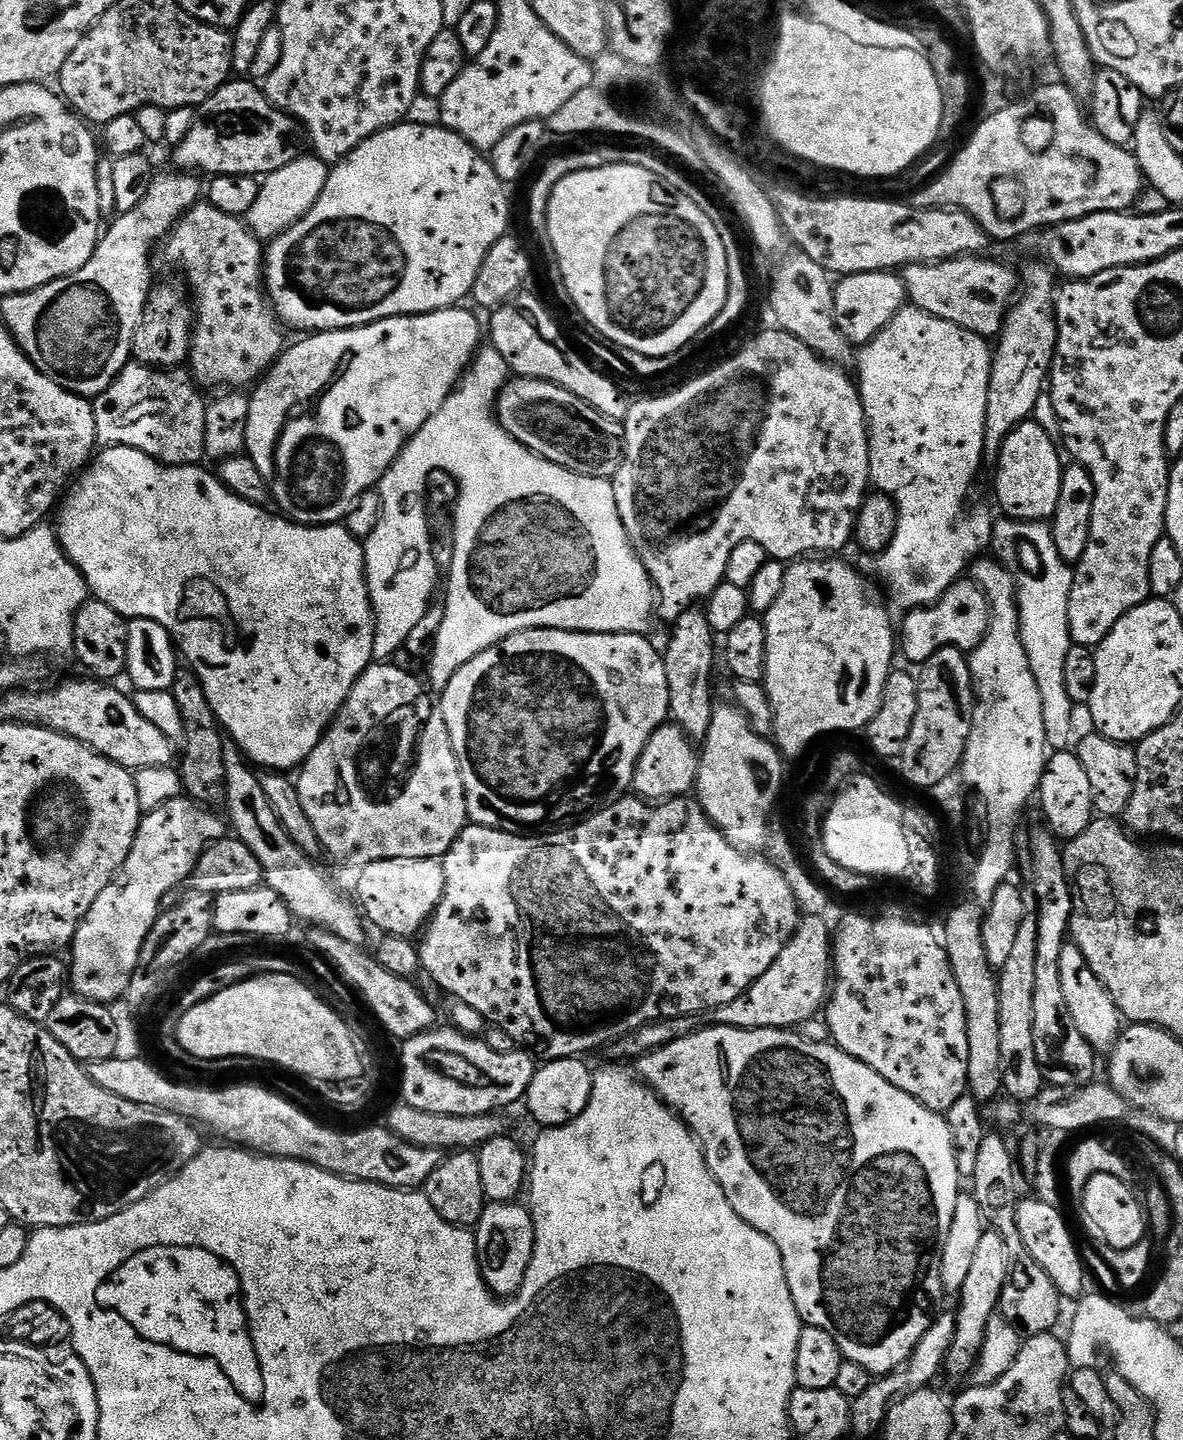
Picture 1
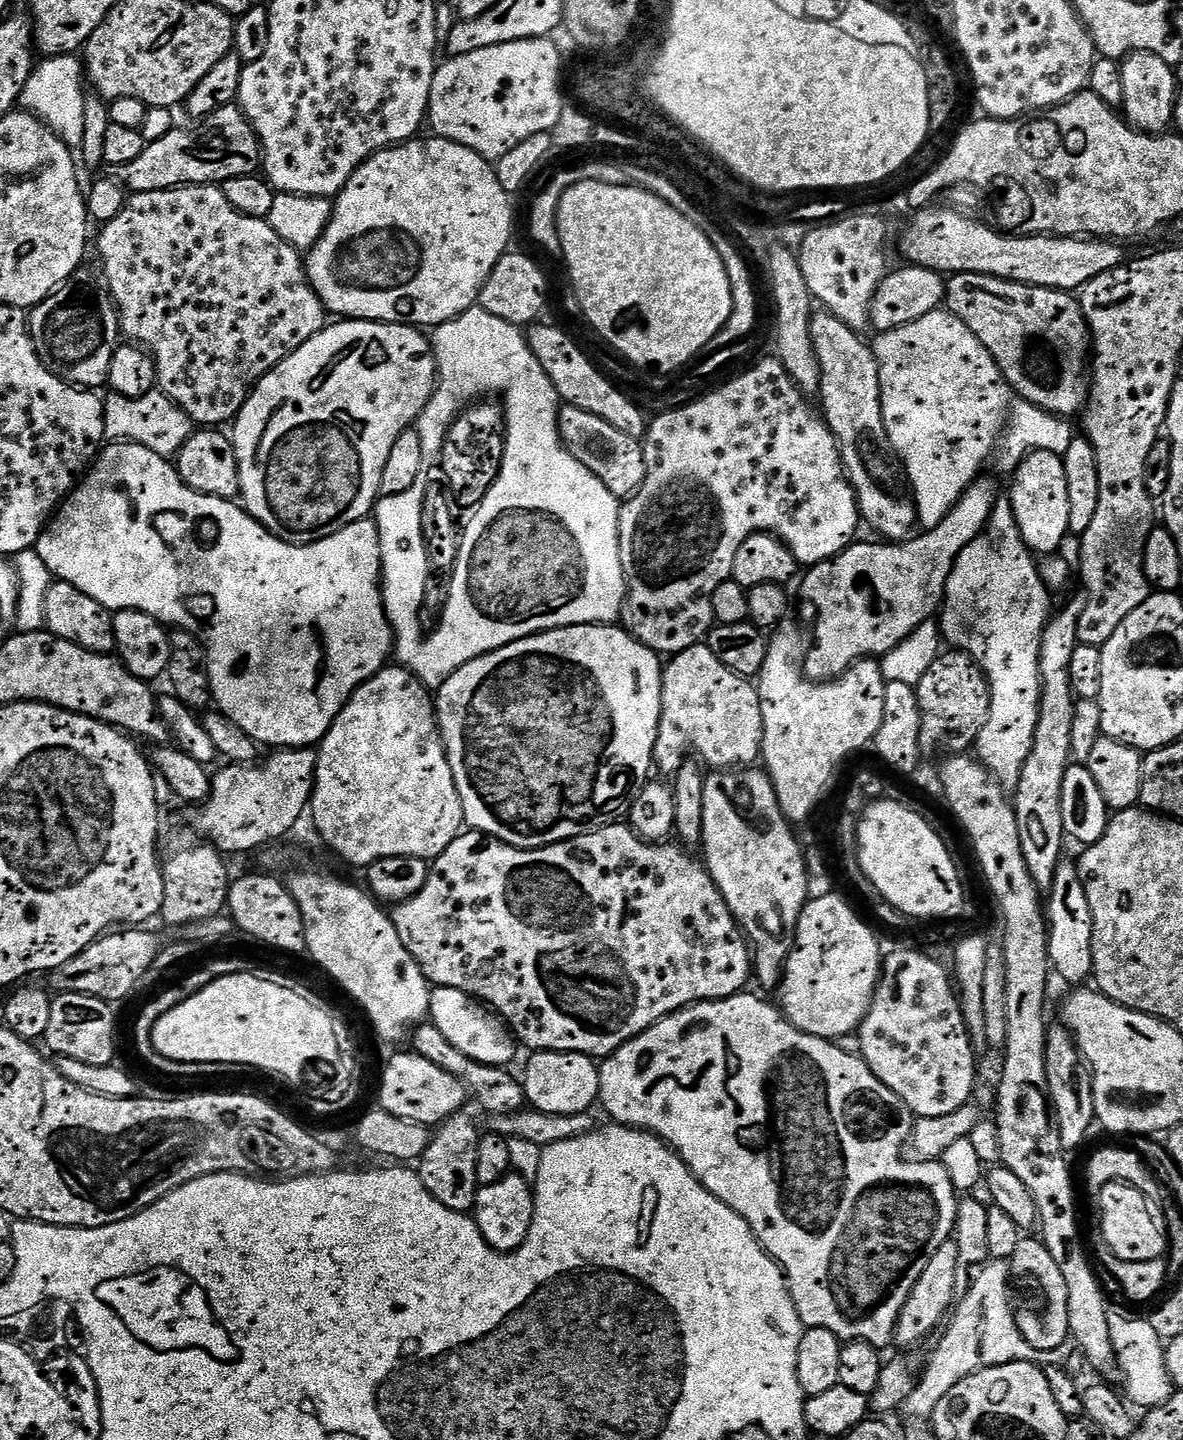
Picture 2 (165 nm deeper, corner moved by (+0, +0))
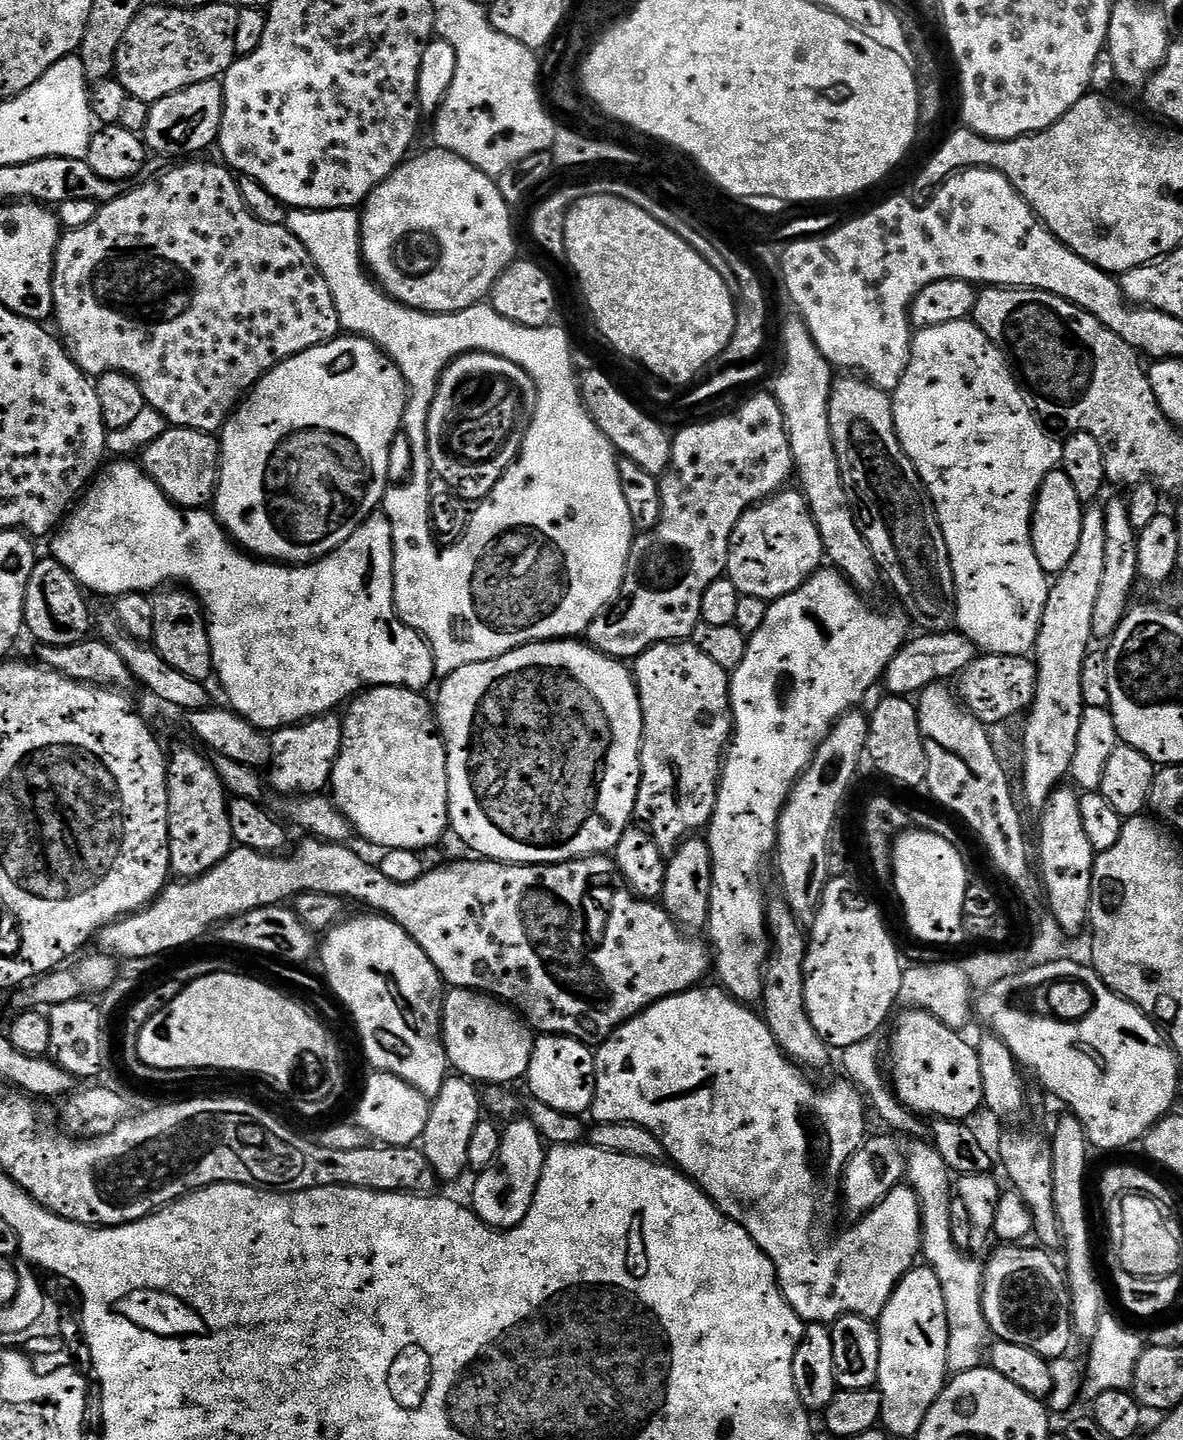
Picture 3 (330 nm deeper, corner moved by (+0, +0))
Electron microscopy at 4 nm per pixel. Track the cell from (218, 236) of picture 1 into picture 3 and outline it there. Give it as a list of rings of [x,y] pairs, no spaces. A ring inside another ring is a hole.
[[[196,162],[177,163],[180,164],[177,168],[162,173],[157,180],[149,184],[137,183],[132,186],[137,188],[129,192],[127,189],[118,199],[103,205],[97,211],[94,222],[61,235],[60,244],[56,247],[56,262],[52,267],[52,306],[62,343],[85,376],[98,378],[107,372],[126,374],[142,386],[145,405],[164,416],[169,425],[216,434],[271,368],[314,346],[337,339],[342,329],[330,286],[326,278],[322,278],[318,266],[314,266],[314,258],[310,258],[306,246],[302,246],[302,242],[284,224],[258,222],[242,198],[237,177],[223,163],[192,163]]]

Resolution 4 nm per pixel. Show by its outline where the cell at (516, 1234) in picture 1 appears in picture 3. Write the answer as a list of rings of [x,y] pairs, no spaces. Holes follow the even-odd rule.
[[[516,1118],[503,1129],[498,1158],[475,1177],[476,1185],[472,1188],[470,1207],[482,1223],[503,1230],[518,1226],[526,1218],[542,1178],[545,1155],[546,1141],[531,1120]]]

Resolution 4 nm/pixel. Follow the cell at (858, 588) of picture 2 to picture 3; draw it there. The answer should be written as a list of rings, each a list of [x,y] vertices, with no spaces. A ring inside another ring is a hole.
[[[832,566],[821,567],[811,578],[802,585],[797,592],[786,594],[782,598],[771,601],[766,610],[766,618],[762,626],[758,626],[755,634],[748,637],[746,646],[746,658],[742,658],[742,663],[730,674],[728,693],[732,702],[732,738],[728,742],[728,747],[724,754],[724,763],[720,769],[720,789],[716,795],[716,809],[712,815],[706,829],[706,839],[710,846],[712,855],[712,893],[710,894],[710,910],[708,911],[708,922],[706,933],[708,932],[711,947],[714,949],[714,976],[717,976],[719,987],[723,988],[729,996],[741,1002],[759,1001],[764,994],[764,970],[768,967],[768,957],[770,955],[770,929],[768,926],[768,909],[766,899],[764,900],[764,871],[770,868],[770,861],[777,851],[776,831],[780,815],[787,802],[792,787],[796,785],[801,774],[812,764],[817,750],[822,746],[822,742],[832,733],[832,727],[843,716],[847,716],[857,706],[863,702],[863,695],[875,683],[882,680],[884,671],[888,668],[888,663],[898,654],[898,650],[909,639],[910,620],[903,611],[888,612],[885,616],[879,616],[865,597],[856,591],[856,588],[843,573]]]

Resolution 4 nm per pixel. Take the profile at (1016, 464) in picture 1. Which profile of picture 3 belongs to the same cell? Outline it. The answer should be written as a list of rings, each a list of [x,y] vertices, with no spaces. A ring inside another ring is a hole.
[[[1063,470],[1046,476],[1036,495],[1036,509],[1032,511],[1032,545],[1034,554],[1038,554],[1038,566],[1042,566],[1044,572],[1058,574],[1070,566],[1070,558],[1074,558],[1078,538],[1082,535],[1084,509],[1085,505]]]

